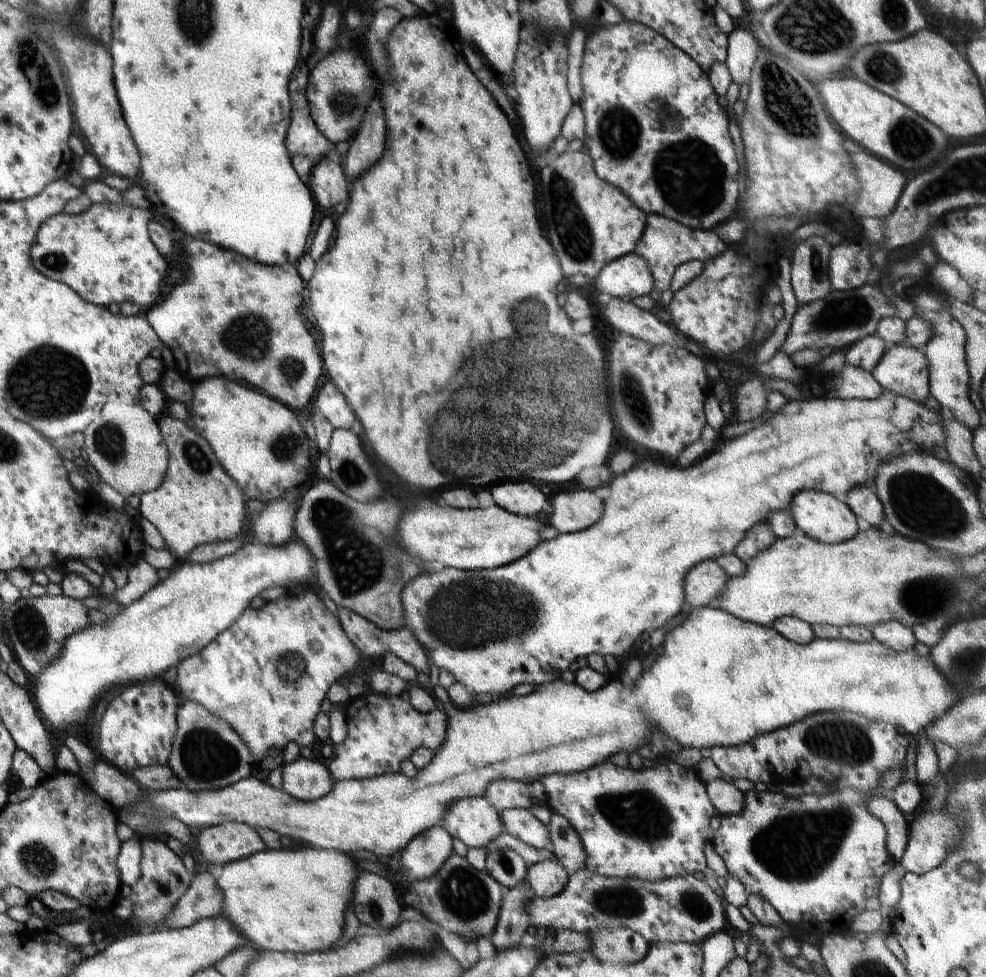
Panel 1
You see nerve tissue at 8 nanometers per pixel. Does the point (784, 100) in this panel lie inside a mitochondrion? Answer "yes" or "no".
yes

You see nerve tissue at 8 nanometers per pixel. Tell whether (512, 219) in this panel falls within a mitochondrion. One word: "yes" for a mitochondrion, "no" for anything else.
no

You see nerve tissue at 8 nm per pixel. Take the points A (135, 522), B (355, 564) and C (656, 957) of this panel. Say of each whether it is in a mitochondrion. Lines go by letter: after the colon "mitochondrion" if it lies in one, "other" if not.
A: other
B: mitochondrion
C: other

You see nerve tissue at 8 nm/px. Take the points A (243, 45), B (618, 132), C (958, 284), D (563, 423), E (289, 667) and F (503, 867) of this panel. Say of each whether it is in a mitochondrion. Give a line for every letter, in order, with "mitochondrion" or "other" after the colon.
A: other
B: mitochondrion
C: other
D: mitochondrion
E: mitochondrion
F: mitochondrion

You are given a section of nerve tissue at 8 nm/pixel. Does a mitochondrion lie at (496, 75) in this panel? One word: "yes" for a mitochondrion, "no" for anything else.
no

